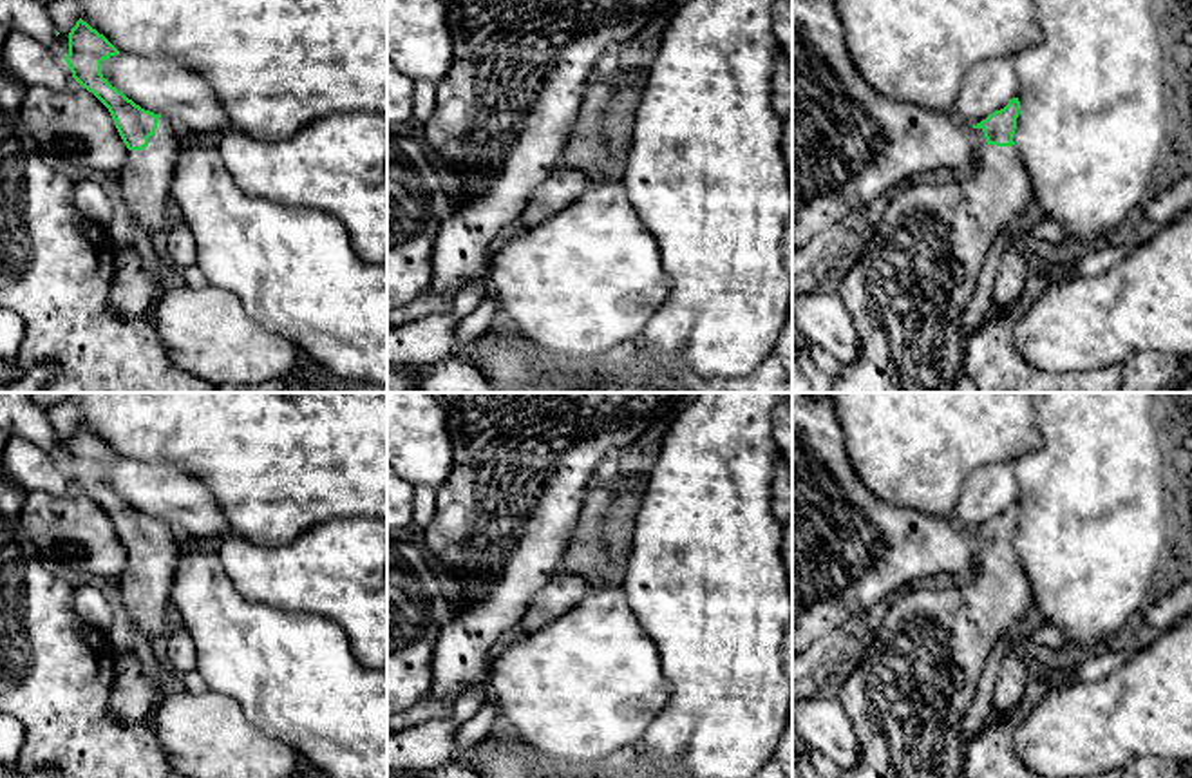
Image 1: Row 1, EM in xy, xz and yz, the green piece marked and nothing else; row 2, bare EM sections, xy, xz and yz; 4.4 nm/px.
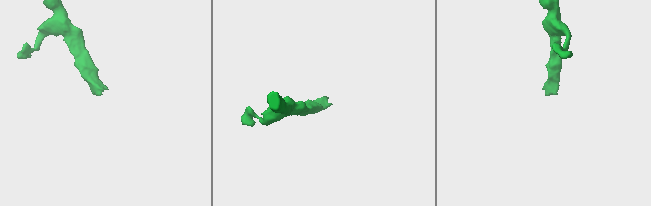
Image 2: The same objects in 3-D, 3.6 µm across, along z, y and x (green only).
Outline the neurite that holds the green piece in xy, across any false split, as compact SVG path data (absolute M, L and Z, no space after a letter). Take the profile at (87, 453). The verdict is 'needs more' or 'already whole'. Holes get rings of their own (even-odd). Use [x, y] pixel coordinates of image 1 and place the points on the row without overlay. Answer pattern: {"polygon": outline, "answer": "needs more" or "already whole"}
{"polygon": "M81 423L71 434L65 467L72 483L109 514L128 554L118 577L119 593L136 630L152 644L174 622L170 590L181 543L165 523L141 514L103 483L101 467L116 460L119 456Z", "answer": "needs more"}

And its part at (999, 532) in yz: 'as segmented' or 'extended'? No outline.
extended

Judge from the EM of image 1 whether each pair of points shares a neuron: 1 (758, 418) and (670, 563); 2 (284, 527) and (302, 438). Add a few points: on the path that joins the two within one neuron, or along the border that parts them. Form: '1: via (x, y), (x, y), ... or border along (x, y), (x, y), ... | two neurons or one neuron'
1: via (722, 455), (711, 480), (704, 527) | one neuron
2: via (284, 505), (284, 460) | one neuron

